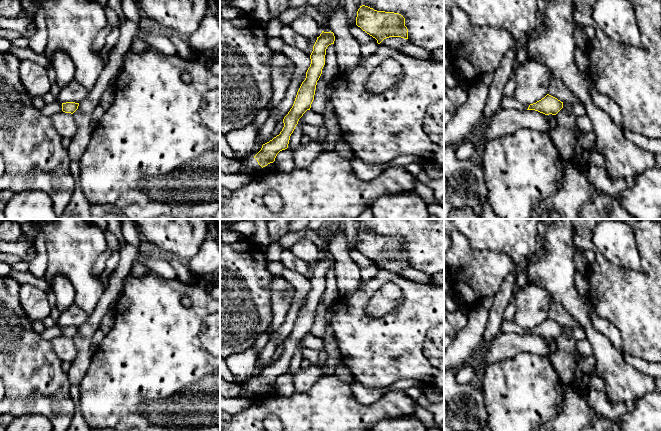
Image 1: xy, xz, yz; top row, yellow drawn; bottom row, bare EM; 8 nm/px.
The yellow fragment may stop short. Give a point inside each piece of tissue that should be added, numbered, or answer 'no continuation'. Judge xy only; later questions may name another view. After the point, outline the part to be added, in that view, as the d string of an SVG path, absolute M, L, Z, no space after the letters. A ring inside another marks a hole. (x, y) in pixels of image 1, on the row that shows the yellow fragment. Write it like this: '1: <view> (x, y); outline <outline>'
no continuation

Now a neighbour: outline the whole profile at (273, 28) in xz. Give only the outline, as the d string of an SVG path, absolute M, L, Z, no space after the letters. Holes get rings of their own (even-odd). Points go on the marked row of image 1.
M271 18L269 22L266 24L266 33L269 37L272 38L280 38L281 30L283 28L283 24L281 23L279 18Z

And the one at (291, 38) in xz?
M283 26L280 38L286 45L296 47L302 51L306 51L309 46L309 39L295 32L292 26Z

